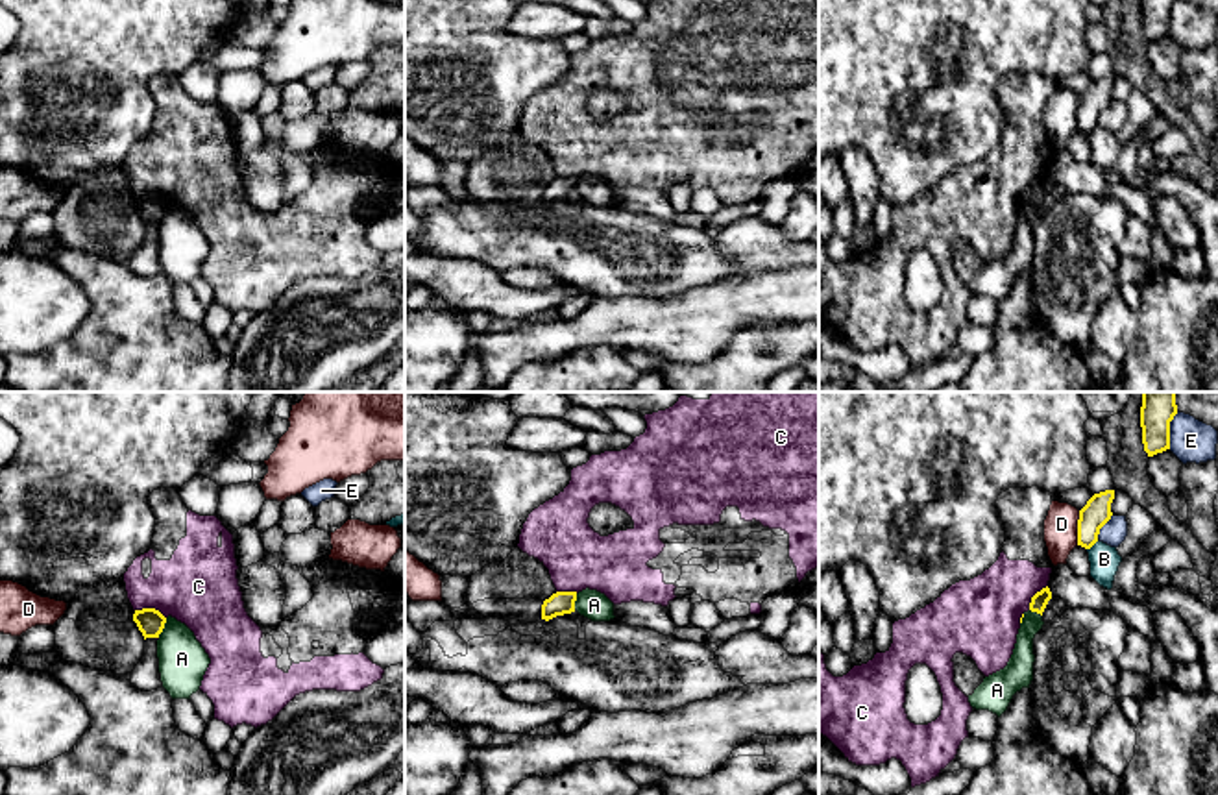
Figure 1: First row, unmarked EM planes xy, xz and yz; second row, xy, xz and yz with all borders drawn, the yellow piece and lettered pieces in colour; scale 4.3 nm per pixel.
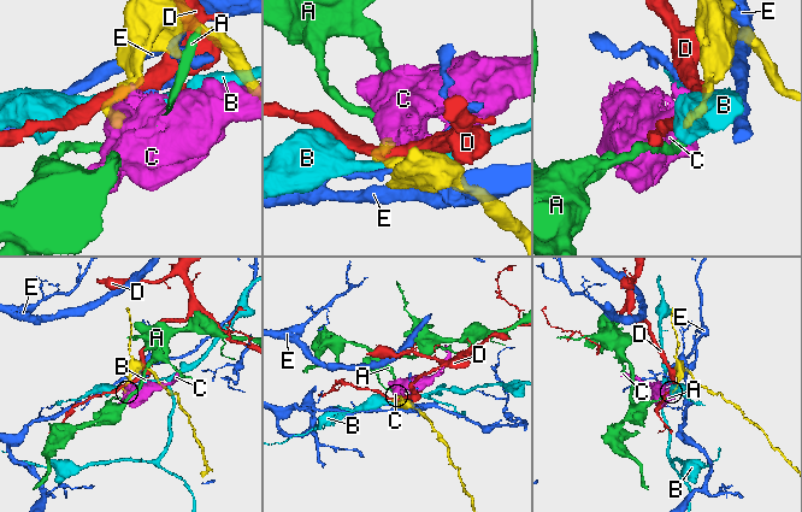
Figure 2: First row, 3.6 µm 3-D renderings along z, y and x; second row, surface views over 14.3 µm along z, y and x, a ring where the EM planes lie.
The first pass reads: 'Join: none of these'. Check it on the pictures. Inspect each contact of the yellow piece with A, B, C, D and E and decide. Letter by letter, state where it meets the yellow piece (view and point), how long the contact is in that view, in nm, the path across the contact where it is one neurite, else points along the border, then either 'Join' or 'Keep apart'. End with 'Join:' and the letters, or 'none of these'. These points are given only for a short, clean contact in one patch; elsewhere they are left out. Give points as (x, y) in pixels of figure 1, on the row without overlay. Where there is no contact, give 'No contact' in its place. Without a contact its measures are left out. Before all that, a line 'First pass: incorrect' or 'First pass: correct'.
First pass: correct
A: Touches yellow at xy (163, 213). Shared border 100 nm. Boundary: xy (167, 204), (158, 222). Keep apart
B: Touches yellow at yz (1093, 130). Shared border 70 nm. Boundary: yz (1098, 126), (1087, 135). Keep apart
C: Touches yellow at xy (150, 195). Shared border 140 nm. Boundary: xy (135, 195), (156, 195), (165, 204). Keep apart
D: Touches yellow at yz (1078, 113). Shared border 150 nm. Keep apart
E: Touches yellow at yz (1169, 17). Shared border 160 nm. Keep apart
Join: none of these

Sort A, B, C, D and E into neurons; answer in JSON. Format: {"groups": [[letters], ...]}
{"groups": [["A"], ["B"], ["C"], ["D"], ["E"]]}

